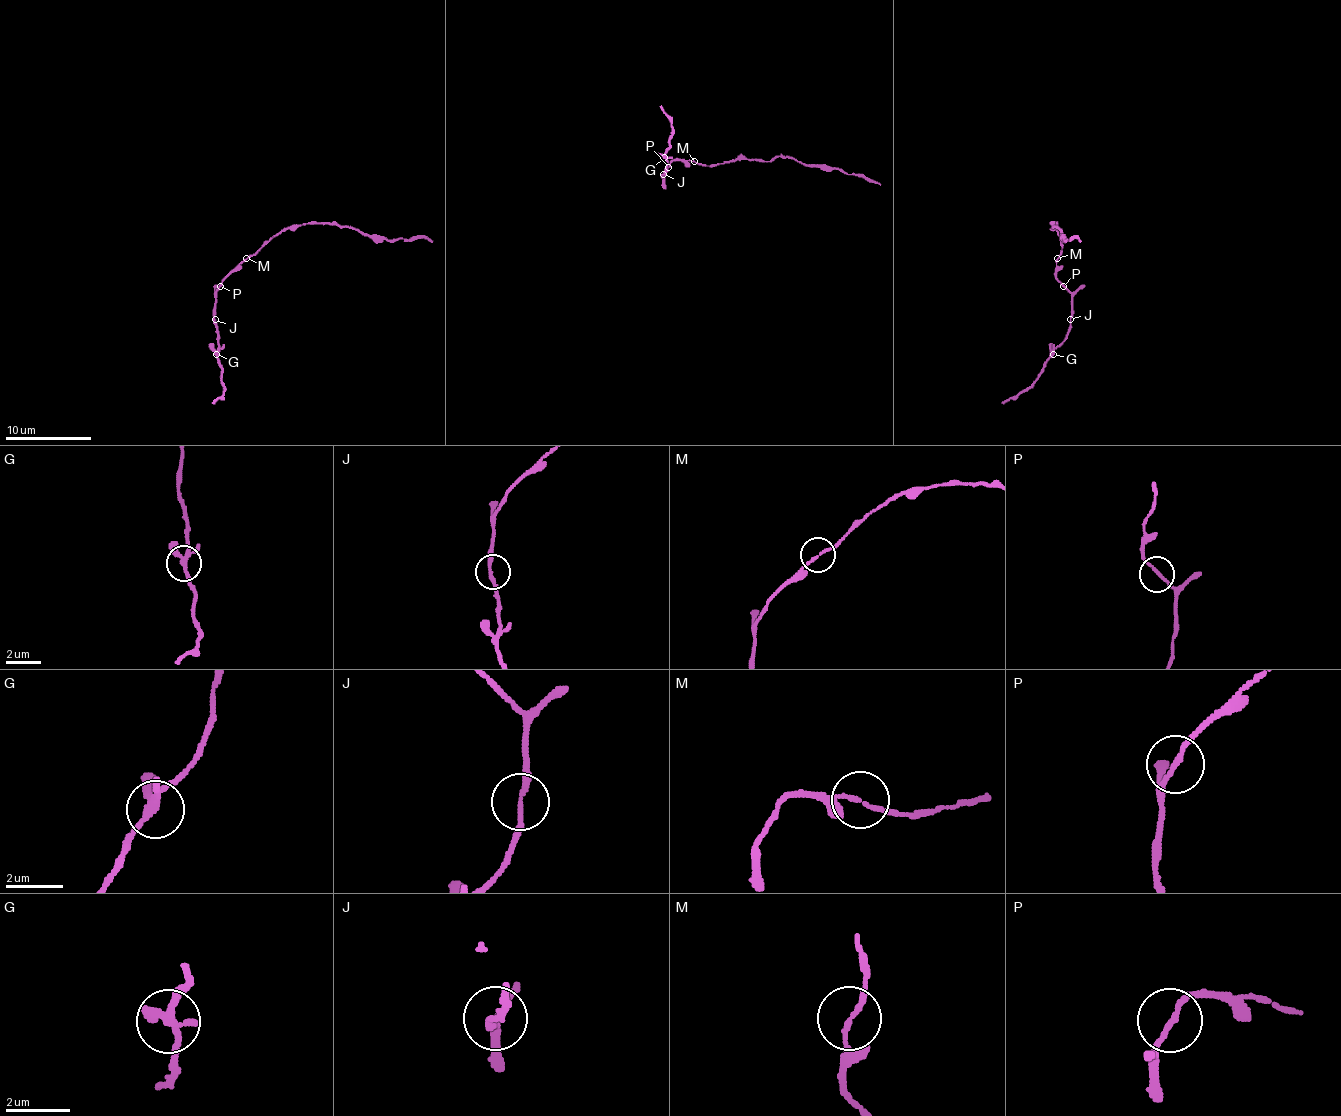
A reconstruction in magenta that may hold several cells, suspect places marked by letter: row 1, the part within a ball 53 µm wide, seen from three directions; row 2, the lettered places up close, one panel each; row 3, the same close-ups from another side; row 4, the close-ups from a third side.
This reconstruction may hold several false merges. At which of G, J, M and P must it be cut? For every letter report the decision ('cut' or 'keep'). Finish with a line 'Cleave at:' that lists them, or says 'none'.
G: keep
J: keep
M: cut
P: keep
Cleave at: M

